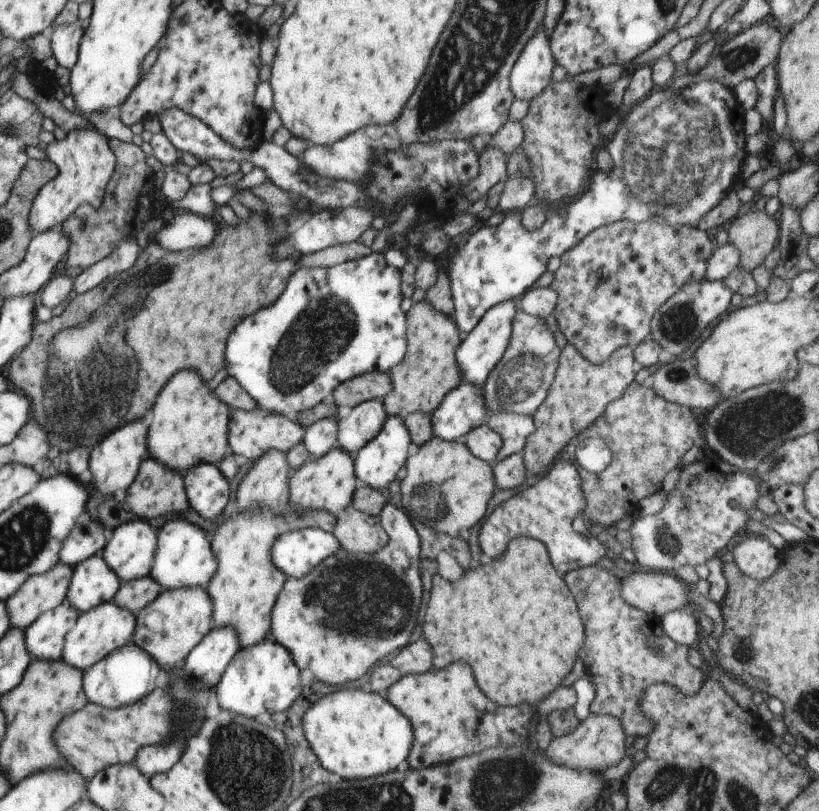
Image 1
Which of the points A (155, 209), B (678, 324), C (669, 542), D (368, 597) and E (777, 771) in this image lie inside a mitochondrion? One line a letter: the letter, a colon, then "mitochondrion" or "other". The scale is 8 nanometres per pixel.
A: other
B: mitochondrion
C: mitochondrion
D: mitochondrion
E: other

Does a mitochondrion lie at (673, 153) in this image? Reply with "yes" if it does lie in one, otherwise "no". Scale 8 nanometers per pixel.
yes

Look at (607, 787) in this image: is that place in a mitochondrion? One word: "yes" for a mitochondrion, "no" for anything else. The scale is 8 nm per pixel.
no

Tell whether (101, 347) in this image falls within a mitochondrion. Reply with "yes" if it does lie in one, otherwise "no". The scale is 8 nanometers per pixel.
yes

